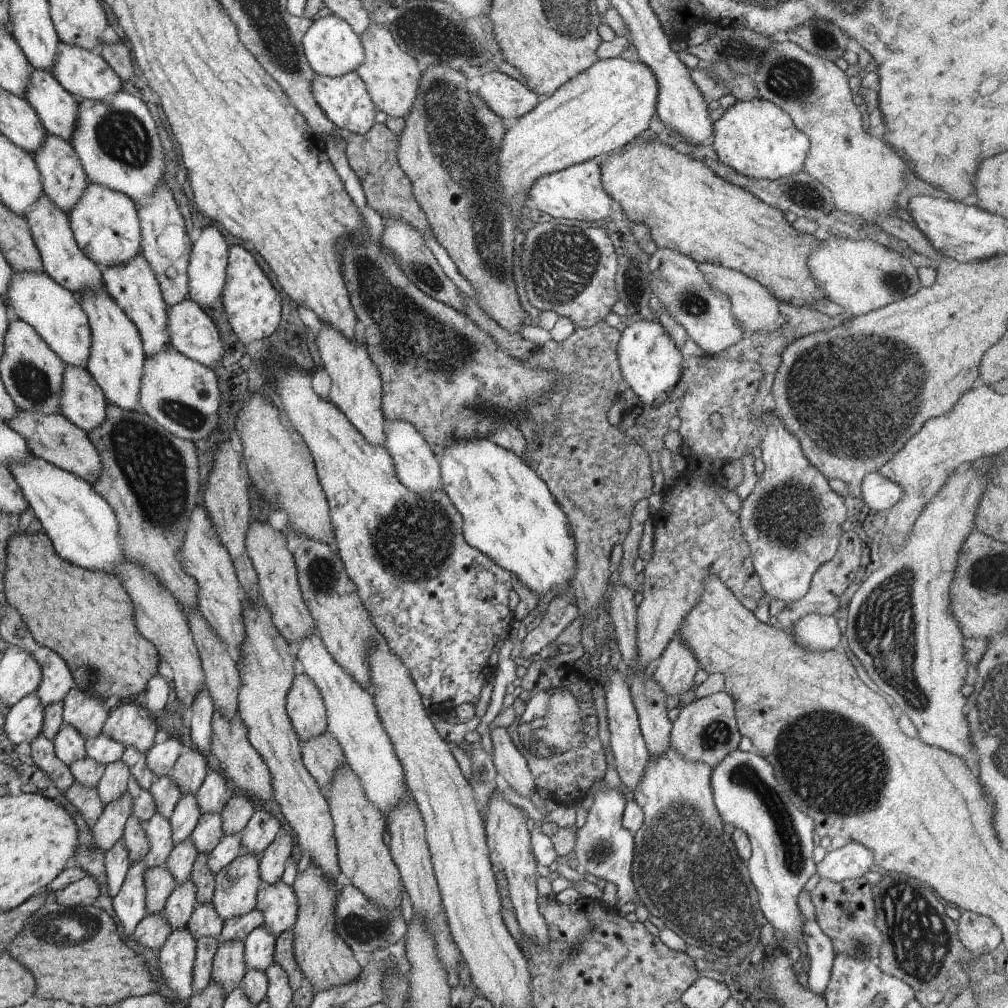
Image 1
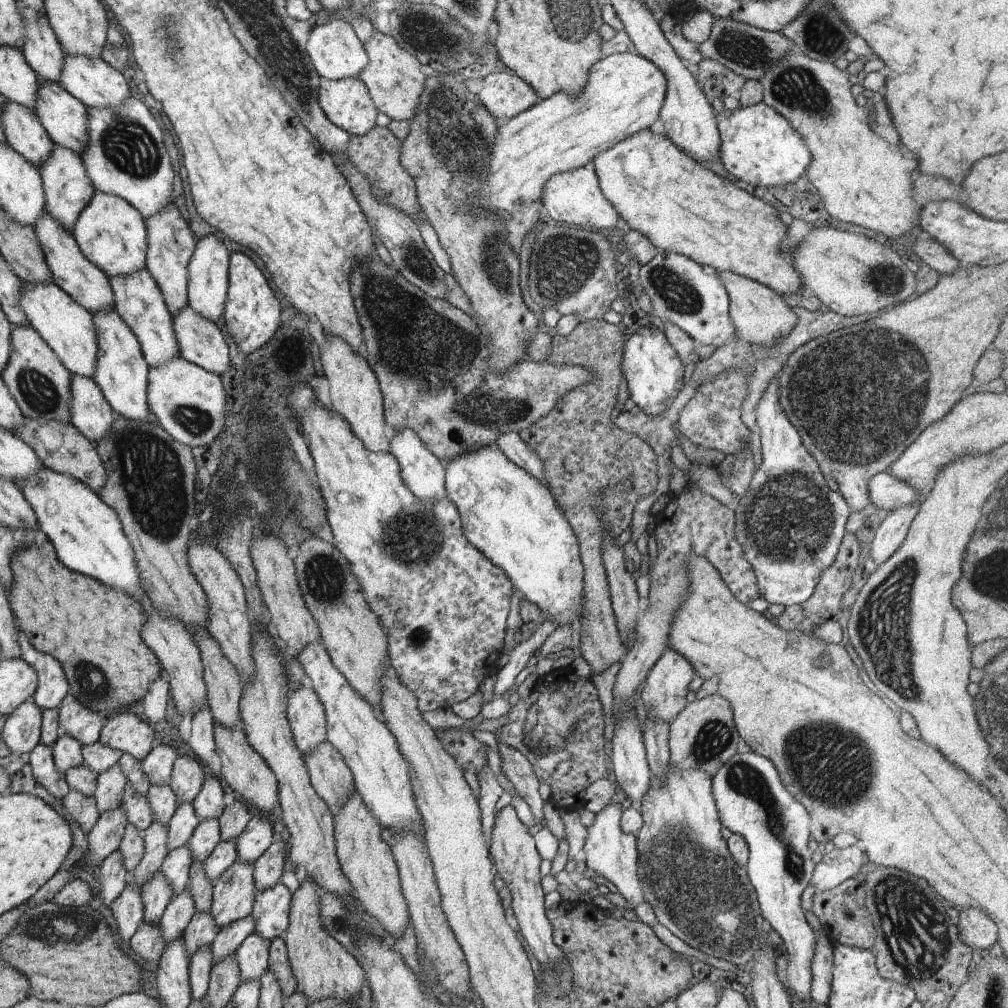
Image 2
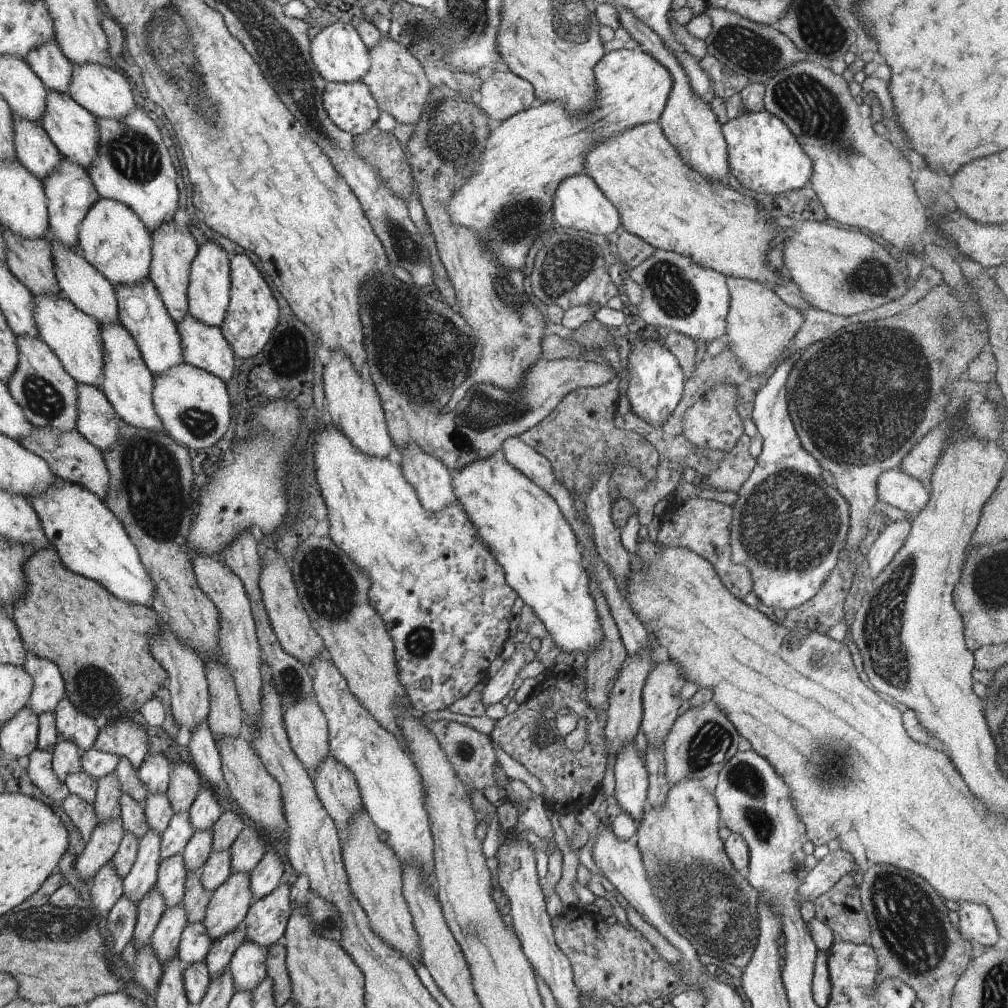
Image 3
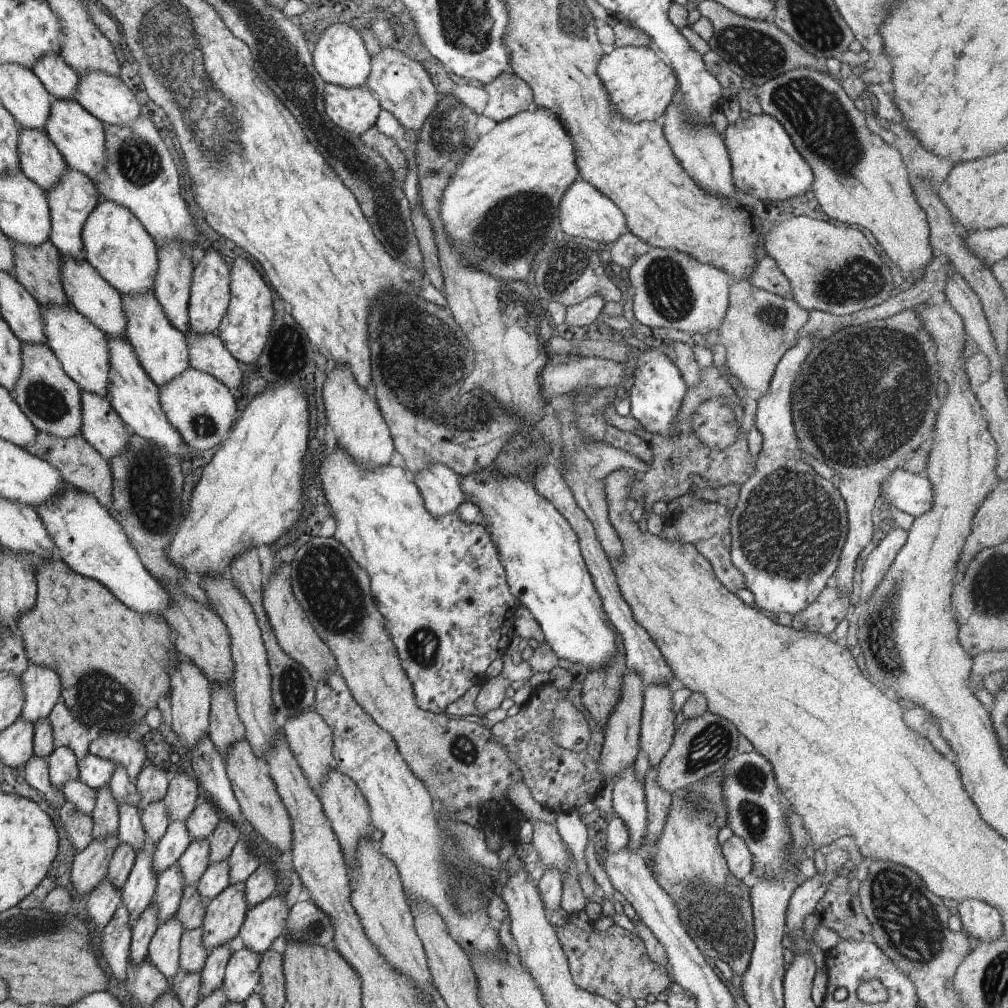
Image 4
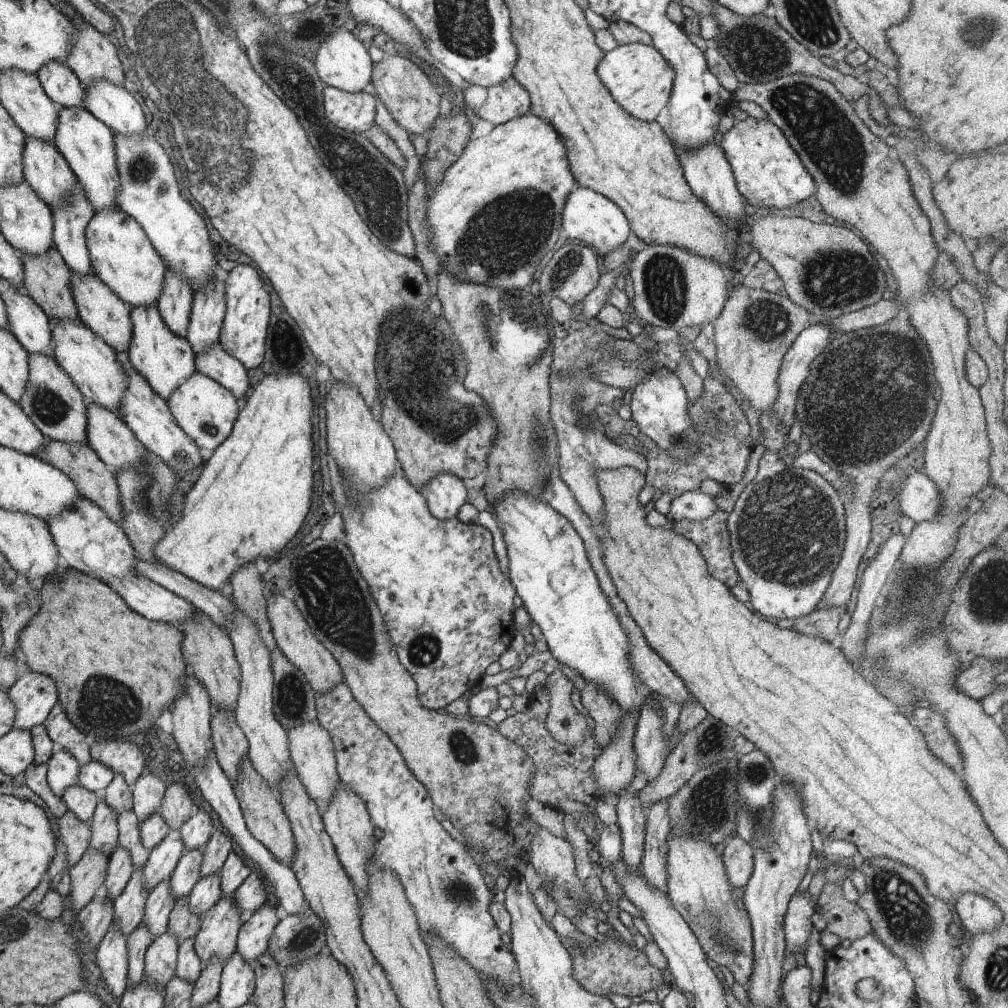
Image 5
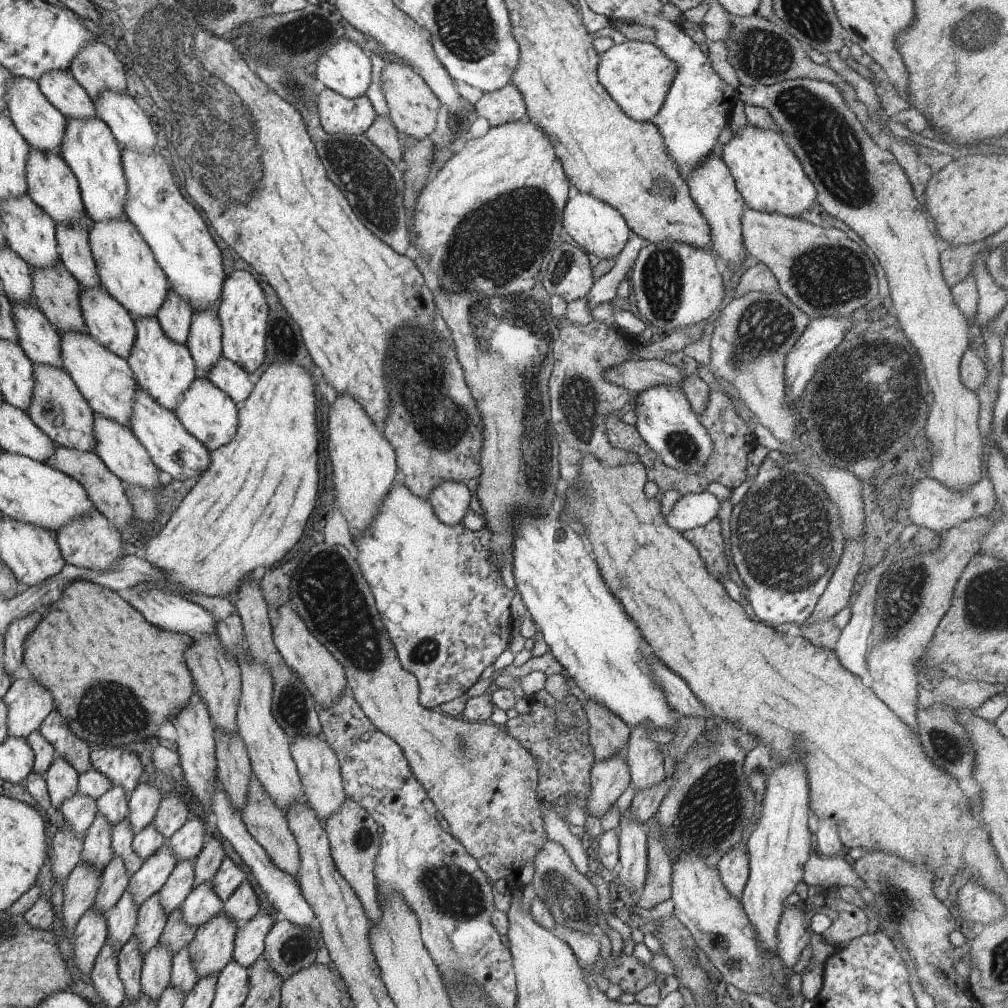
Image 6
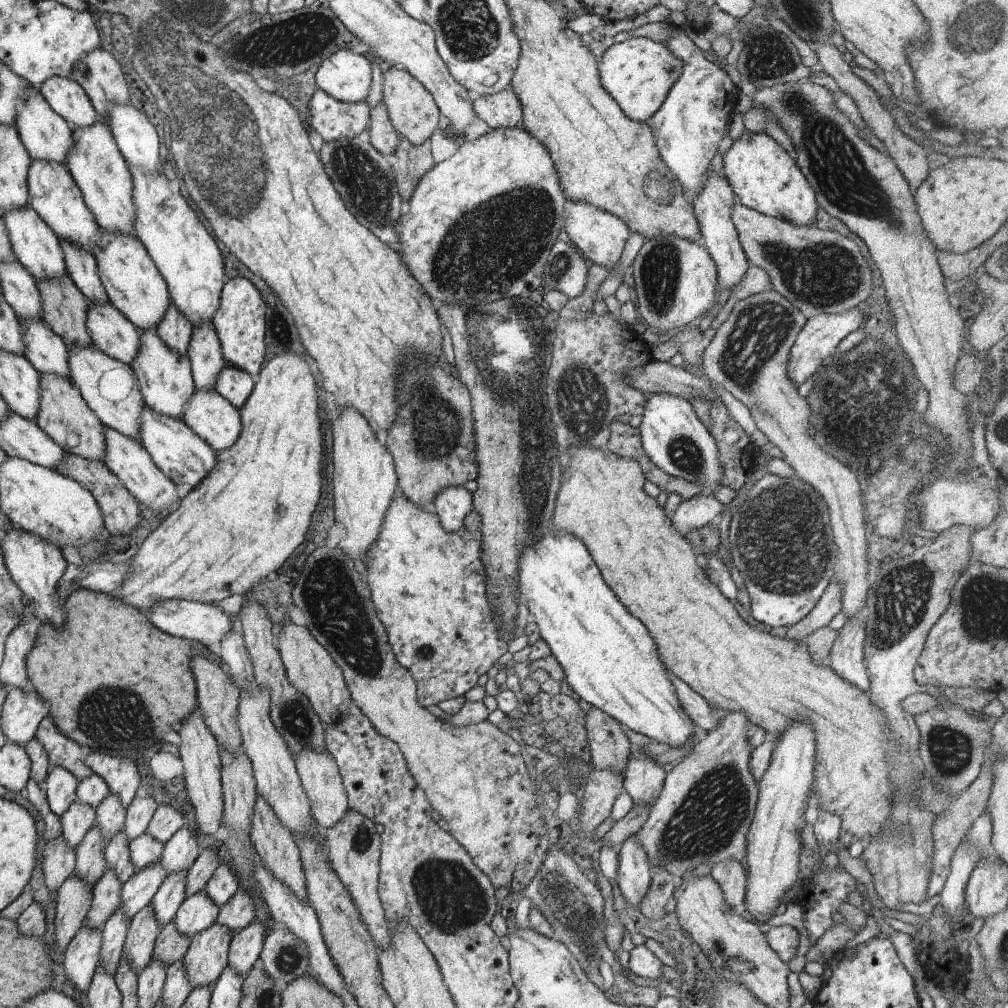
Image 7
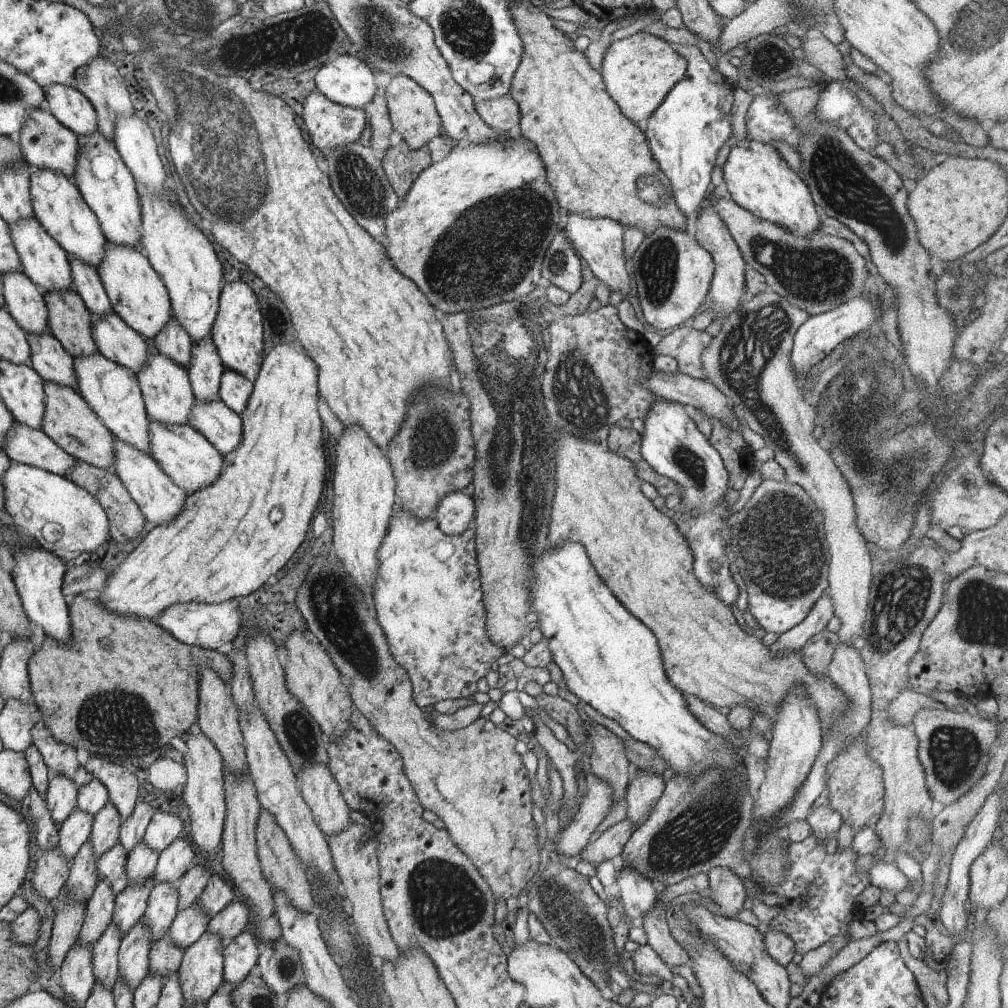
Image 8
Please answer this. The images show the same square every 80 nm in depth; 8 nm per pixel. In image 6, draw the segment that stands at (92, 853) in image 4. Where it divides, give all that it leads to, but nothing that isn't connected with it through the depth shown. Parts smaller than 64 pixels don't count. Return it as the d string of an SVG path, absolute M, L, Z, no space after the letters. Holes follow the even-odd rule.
M80 861L65 878L63 886L63 913L66 927L72 933L80 917L95 904L103 873L87 862Z

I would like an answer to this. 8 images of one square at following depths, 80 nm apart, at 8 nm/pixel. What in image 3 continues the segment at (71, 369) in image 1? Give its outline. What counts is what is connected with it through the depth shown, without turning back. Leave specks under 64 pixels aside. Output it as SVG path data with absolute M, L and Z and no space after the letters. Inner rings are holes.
M78 384L76 429L100 452L111 449L119 440L122 419L100 386Z

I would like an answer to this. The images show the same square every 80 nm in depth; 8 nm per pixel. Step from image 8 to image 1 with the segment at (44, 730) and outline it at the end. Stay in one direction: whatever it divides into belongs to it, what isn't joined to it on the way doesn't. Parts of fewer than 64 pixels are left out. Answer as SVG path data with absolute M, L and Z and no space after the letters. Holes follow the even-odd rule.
M76 686L63 699L63 725L76 728L85 740L98 736L109 717L109 704Z

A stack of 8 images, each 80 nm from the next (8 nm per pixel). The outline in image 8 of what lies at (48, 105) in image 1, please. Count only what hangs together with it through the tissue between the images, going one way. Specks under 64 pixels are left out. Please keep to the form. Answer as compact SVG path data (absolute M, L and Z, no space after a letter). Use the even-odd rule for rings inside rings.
M99 130L78 138L78 156L75 183L83 193L88 206L95 211L99 225L108 241L140 248L139 228L142 225L142 204L136 178L123 161L114 139L106 138Z

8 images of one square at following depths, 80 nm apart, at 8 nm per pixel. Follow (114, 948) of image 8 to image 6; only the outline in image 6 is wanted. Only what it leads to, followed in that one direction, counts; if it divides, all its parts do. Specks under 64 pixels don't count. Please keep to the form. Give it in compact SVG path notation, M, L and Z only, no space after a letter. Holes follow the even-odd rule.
M128 888L120 900L108 911L107 941L119 952L130 937L135 934L139 906Z

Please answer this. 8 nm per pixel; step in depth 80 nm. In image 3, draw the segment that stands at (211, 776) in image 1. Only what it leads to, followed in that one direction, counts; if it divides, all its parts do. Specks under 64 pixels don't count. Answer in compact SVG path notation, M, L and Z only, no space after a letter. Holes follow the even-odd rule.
M203 785L199 790L196 800L189 808L190 822L194 832L199 830L212 830L216 821L222 814L222 806L218 803L214 791Z

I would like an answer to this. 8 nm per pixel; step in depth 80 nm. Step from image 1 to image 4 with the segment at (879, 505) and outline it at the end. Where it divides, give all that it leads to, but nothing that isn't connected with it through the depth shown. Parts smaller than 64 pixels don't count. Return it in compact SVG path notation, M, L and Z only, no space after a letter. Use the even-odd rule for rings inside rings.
M894 469L881 484L889 505L895 506L914 518L924 514L933 501L933 486L926 475Z

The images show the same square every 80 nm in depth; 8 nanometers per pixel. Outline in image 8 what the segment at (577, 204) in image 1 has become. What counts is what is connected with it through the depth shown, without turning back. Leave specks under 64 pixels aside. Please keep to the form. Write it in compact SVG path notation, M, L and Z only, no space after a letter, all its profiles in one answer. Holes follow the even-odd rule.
M570 213L564 230L568 242L573 246L578 256L588 264L588 268L595 274L601 285L605 285L610 292L619 290L628 295L630 290L628 273L626 272L626 258L623 251L623 236L625 228L617 220L606 217L587 217L578 213Z

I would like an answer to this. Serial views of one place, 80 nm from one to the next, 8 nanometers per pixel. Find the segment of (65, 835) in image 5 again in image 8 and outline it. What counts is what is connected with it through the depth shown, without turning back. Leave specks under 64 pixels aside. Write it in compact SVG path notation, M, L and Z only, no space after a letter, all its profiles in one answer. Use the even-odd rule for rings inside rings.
M58 845L40 853L34 861L36 868L31 881L39 895L46 900L56 901L68 880L72 862L61 853Z

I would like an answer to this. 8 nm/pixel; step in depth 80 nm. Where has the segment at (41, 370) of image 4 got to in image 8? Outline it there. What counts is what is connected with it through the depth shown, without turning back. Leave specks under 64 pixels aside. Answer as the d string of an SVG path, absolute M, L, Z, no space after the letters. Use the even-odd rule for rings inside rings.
M55 382L46 383L46 409L41 429L48 438L59 443L76 460L83 460L91 465L112 470L115 461L115 437L108 427L104 426L99 415L91 409L91 405L78 389Z

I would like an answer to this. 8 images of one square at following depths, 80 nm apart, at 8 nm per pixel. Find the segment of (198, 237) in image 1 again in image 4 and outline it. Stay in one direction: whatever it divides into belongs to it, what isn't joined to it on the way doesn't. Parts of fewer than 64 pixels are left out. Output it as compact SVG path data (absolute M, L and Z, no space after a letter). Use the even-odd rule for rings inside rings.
M210 248L204 252L200 262L196 263L190 296L190 326L195 333L217 332L231 299L230 273L230 264L218 252L210 252Z

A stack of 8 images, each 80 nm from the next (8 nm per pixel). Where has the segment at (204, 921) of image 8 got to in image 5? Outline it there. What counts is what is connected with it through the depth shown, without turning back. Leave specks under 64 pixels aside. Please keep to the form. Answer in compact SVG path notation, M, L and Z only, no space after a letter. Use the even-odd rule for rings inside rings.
M220 870L200 877L189 894L191 909L204 918L208 912L223 896Z

